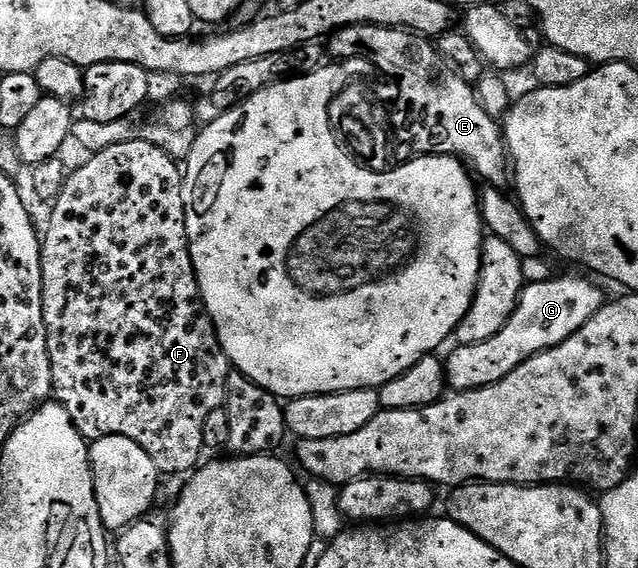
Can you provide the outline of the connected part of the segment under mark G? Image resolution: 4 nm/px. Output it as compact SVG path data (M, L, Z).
M553 275L549 281L530 281L521 292L521 303L507 319L499 335L491 335L483 343L457 345L454 353L444 358L445 380L450 390L466 393L499 383L515 367L537 353L554 349L579 331L606 304L607 296L597 285L585 277L559 277Z

